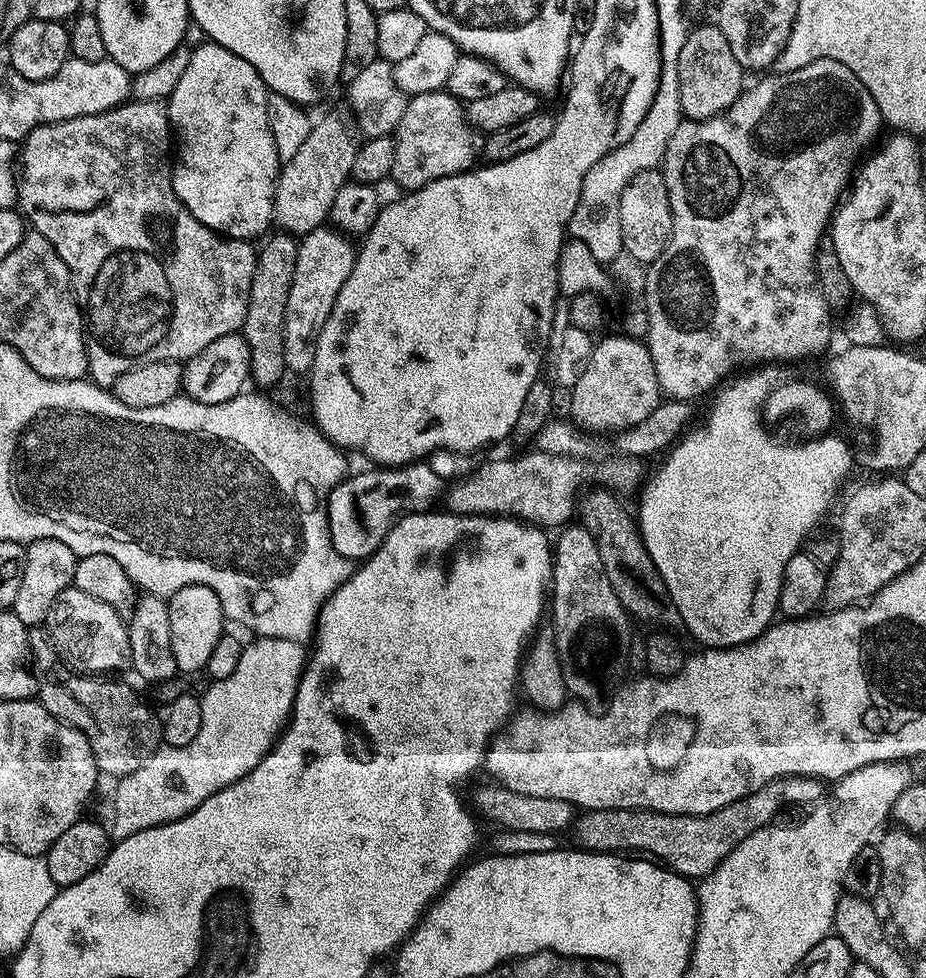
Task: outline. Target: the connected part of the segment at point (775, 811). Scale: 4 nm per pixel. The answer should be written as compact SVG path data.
M784 776L781 780L772 780L766 786L754 790L746 798L732 802L717 812L708 816L671 816L661 812L646 812L635 808L615 808L614 810L585 811L584 816L573 823L570 832L576 835L576 840L585 852L606 852L609 854L647 854L653 861L659 862L665 868L671 868L680 876L703 878L716 869L720 863L735 850L740 842L754 830L773 823L783 808L804 808L815 805L826 795L825 781L806 776Z

